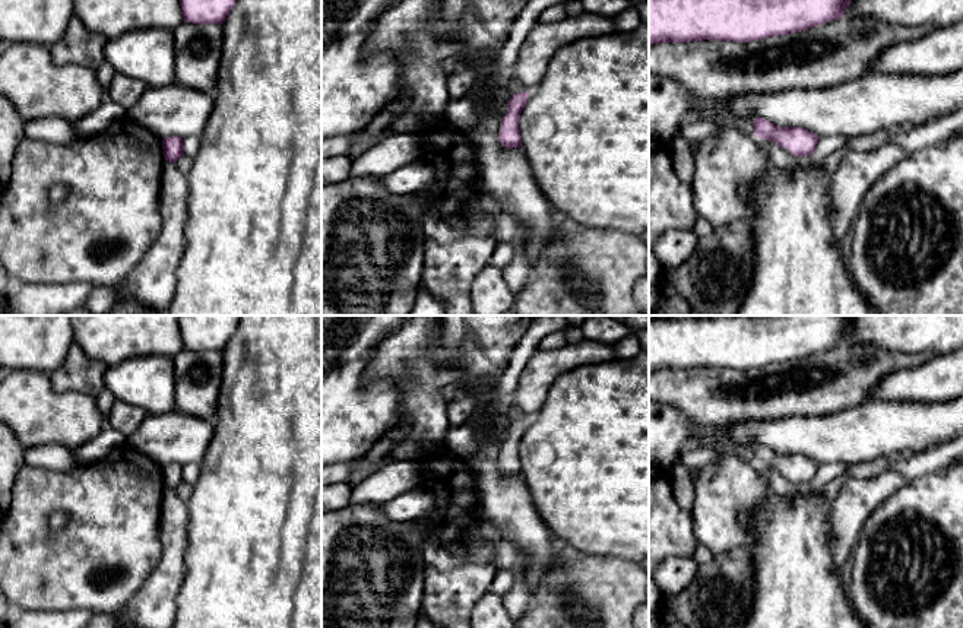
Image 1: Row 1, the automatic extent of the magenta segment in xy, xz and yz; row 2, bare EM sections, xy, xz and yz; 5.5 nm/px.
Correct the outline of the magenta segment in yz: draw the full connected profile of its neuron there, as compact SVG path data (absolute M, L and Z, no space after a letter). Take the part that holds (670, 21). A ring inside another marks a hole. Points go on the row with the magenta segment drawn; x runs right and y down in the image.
M649 0L649 45L688 41L748 42L839 19L850 0Z

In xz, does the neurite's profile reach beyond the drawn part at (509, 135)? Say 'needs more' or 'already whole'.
already whole

